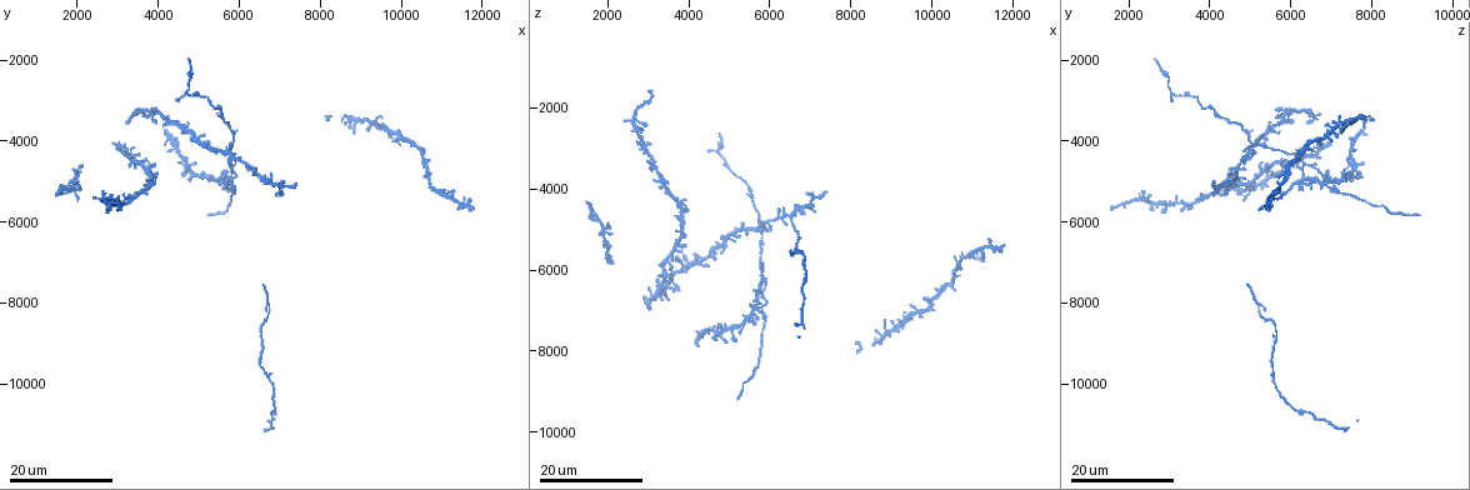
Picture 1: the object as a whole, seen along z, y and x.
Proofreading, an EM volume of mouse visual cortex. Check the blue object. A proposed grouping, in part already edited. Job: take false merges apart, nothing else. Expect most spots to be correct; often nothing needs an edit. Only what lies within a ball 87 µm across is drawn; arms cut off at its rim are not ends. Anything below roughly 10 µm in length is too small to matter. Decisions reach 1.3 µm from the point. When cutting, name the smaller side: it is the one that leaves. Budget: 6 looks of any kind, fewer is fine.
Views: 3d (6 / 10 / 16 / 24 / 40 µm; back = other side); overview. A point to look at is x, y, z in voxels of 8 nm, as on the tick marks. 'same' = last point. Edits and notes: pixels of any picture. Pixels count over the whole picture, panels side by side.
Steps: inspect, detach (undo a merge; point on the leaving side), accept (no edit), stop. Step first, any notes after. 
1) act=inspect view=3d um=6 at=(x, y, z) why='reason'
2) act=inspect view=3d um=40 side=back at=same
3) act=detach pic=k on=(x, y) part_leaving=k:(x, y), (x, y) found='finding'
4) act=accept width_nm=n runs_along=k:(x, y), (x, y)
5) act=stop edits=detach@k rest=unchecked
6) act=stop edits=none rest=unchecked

act=inspect view=3d um=24 at=(11050, 5300, 5600)

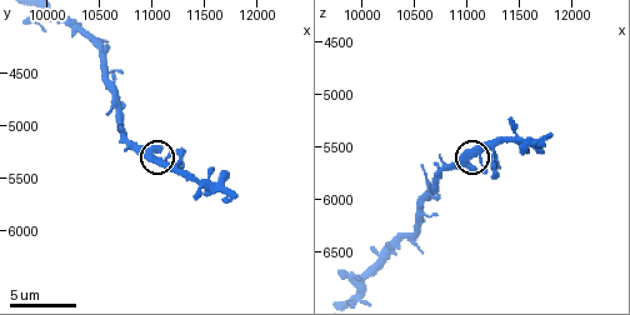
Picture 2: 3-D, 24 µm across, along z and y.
act=inspect view=3d um=10 at=(11060, 5340, 5580) why='zoom in'

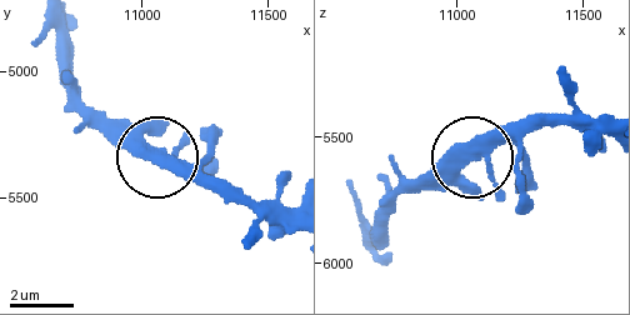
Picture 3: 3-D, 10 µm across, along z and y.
act=accept runs_along=3:(61, 24), (70, 89), (183, 161), (213, 191) found='all the same neuron'

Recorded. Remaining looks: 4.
act=inspect view=3d um=24 at=(5850, 4150, 5100) why='branch point'

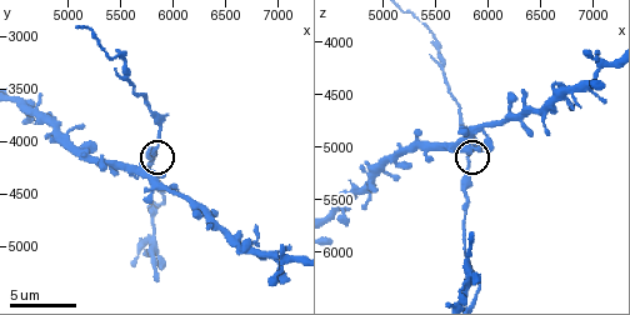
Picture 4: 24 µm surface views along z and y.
act=inspect view=3d um=10 at=(5820, 4120, 5100)

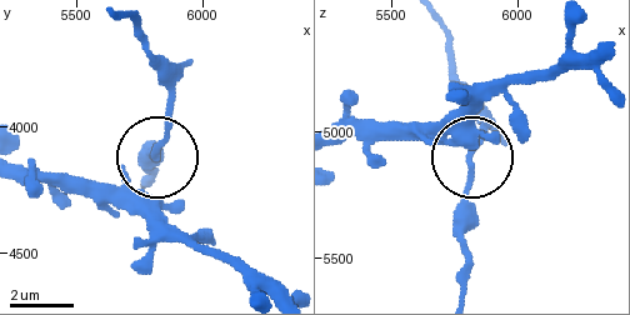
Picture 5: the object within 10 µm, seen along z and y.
act=accept width_nm=120 found='continuous, no second neuron'

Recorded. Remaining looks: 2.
act=inspect view=3d um=10 at=(6860, 5060, 4440)

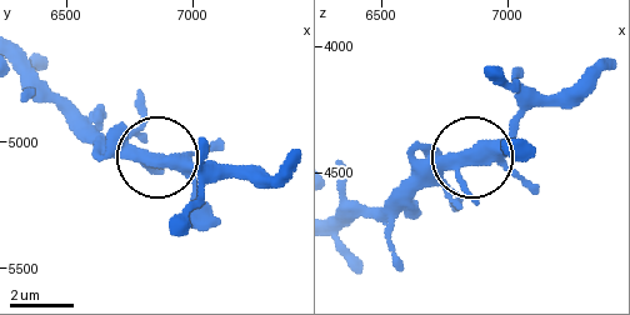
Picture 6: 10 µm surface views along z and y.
act=inspect view=3d um=6 at=(6870, 5070, 4450)

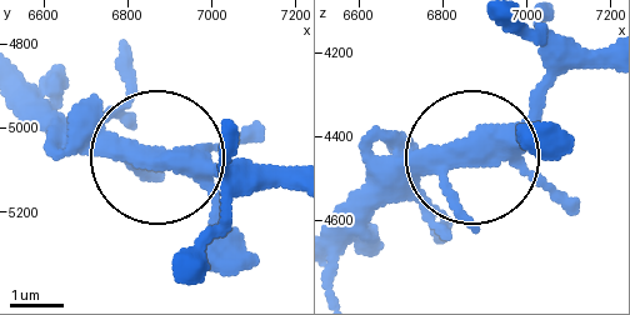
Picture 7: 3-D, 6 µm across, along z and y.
act=accept arms=3 found='all the same neuron'

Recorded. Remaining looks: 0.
act=stop edits=none rest=unchecked

